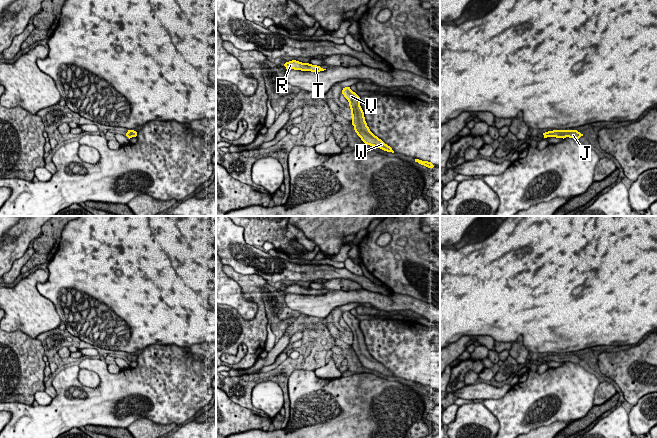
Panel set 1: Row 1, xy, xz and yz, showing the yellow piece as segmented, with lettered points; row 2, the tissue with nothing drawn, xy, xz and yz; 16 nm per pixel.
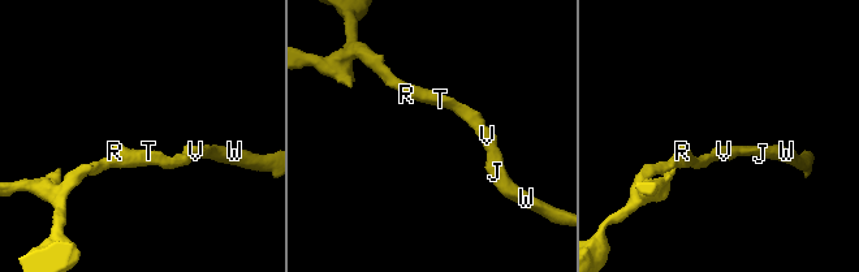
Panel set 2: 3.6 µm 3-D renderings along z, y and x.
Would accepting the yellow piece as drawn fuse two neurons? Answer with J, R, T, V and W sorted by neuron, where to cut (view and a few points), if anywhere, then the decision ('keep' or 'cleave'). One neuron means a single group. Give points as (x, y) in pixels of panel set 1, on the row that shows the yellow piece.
J R T V W; no cut; keep

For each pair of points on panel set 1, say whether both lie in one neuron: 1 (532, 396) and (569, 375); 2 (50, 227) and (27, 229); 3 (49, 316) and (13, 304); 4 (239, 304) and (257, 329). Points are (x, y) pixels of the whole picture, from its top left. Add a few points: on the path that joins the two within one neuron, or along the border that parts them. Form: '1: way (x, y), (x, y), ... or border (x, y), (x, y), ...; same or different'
1: way (541, 396), (551, 393), (560, 384); same
2: border (42, 226), (42, 232), (33, 241); different
3: way (40, 315), (32, 314), (22, 305); same
4: border (242, 297), (257, 307), (248, 321); different

